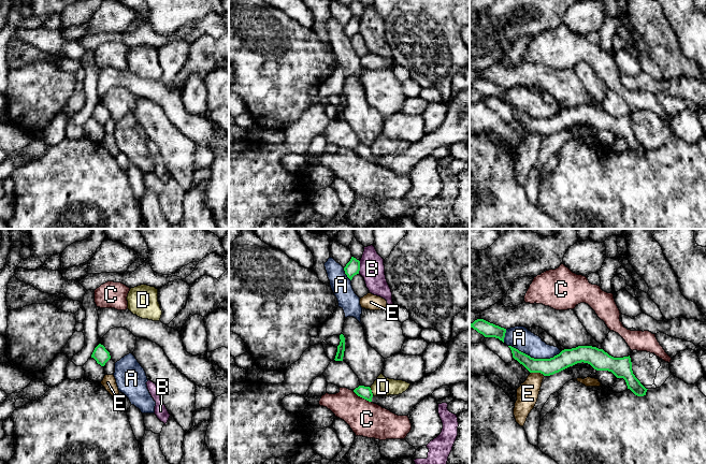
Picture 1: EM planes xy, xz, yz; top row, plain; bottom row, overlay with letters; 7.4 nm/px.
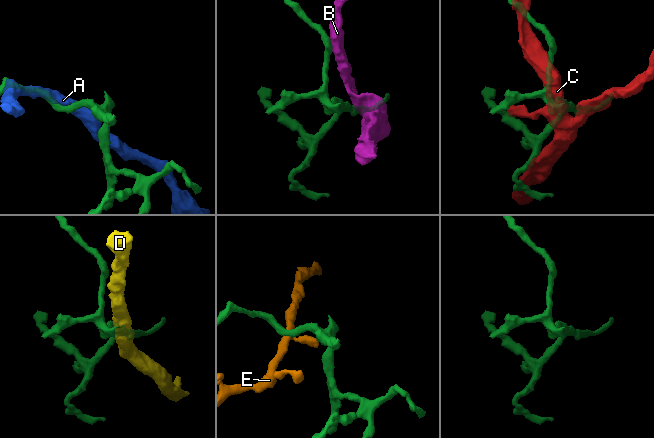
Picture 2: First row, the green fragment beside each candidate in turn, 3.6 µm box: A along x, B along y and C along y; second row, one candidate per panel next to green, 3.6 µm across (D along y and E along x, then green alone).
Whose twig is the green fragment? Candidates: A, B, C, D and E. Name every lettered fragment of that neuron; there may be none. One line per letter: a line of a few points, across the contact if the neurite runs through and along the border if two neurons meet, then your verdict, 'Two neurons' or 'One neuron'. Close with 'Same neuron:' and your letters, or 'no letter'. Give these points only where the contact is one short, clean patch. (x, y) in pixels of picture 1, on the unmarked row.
A: Two neurons
B: Line: xz (360, 20), (358, 32). Two neurons
C: Two neurons
D: Line: xz (370, 147), (373, 154). Two neurons
E: Line: yz (531, 131), (539, 131), (544, 135). Two neurons
Same neuron: no letter

